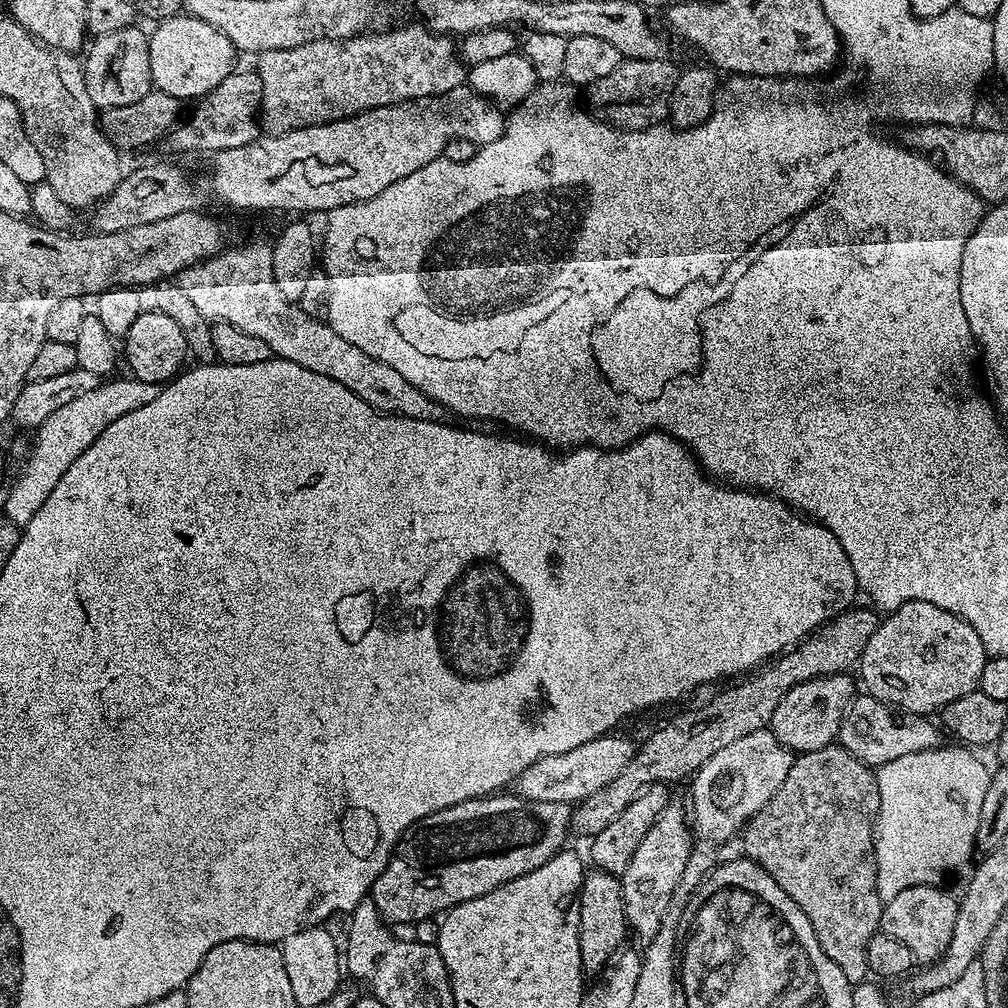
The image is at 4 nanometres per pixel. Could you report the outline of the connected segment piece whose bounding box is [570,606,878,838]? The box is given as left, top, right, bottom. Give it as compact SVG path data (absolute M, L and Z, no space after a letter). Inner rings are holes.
M853 606L832 617L799 644L775 657L767 666L761 667L757 676L749 675L744 678L749 680L718 693L713 700L689 712L678 713L672 724L664 724L657 732L650 733L644 745L641 743L638 751L630 758L626 770L622 770L614 782L602 786L572 808L571 831L585 838L596 836L598 830L610 826L610 822L614 822L614 818L618 818L618 814L622 814L622 810L626 810L626 806L630 806L630 802L634 802L634 798L638 798L646 786L671 785L672 780L686 780L711 756L718 754L718 750L730 746L730 742L738 742L738 738L746 738L746 734L754 734L754 730L759 728L768 728L778 702L782 701L783 695L791 687L810 679L818 679L819 676L845 673L851 669L851 664L853 667L859 661L878 623L878 616L875 616L877 613L871 607L868 608Z

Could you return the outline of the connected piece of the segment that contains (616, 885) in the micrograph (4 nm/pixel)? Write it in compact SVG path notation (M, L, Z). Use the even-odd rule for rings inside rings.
M592 870L580 881L580 917L578 918L578 950L582 954L582 966L585 973L599 974L603 972L608 959L620 951L625 943L624 935L629 935L630 929L624 899L622 898L621 877L615 872Z

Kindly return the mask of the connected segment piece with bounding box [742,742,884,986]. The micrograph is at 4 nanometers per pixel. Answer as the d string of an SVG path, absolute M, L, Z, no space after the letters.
M833 742L825 748L813 752L799 753L790 766L790 774L786 774L786 782L778 786L778 790L752 815L744 825L743 855L747 859L761 864L786 890L786 894L810 918L810 926L814 926L814 934L818 938L818 946L846 974L846 982L854 986L863 984L869 979L868 947L870 938L880 931L880 915L884 905L878 894L878 870L876 869L876 838L874 825L876 811L880 805L878 798L878 782L876 772L869 765L862 763L854 754Z

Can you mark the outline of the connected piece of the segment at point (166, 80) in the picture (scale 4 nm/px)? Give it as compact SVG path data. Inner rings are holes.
M175 14L168 20L159 21L153 28L156 29L151 29L148 37L150 74L159 91L177 96L181 102L195 101L207 92L213 92L218 82L234 71L232 63L238 59L238 53L230 38L214 26L187 14Z

